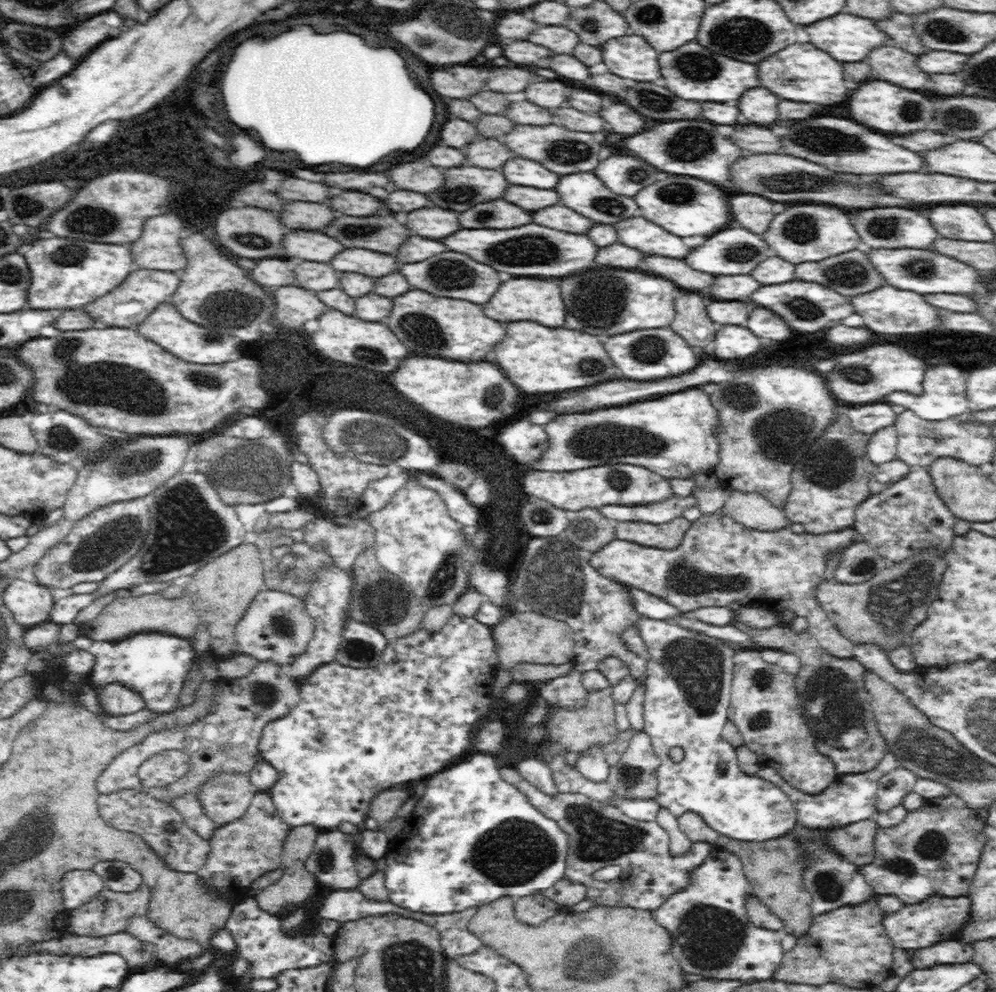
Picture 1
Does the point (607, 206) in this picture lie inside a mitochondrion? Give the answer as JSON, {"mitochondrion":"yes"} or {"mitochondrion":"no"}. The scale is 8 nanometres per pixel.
{"mitochondrion":"yes"}

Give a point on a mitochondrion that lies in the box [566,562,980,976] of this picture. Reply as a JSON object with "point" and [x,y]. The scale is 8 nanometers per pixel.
{"point":[709,938]}

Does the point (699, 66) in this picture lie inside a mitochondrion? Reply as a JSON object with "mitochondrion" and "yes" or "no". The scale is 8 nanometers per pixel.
{"mitochondrion":"yes"}

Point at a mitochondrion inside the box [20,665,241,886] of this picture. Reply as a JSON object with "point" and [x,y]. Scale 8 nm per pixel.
{"point":[114,872]}

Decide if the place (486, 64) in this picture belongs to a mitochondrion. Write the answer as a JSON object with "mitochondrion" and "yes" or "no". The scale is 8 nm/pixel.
{"mitochondrion":"no"}

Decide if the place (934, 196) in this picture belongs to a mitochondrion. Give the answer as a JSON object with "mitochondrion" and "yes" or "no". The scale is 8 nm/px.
{"mitochondrion":"no"}

